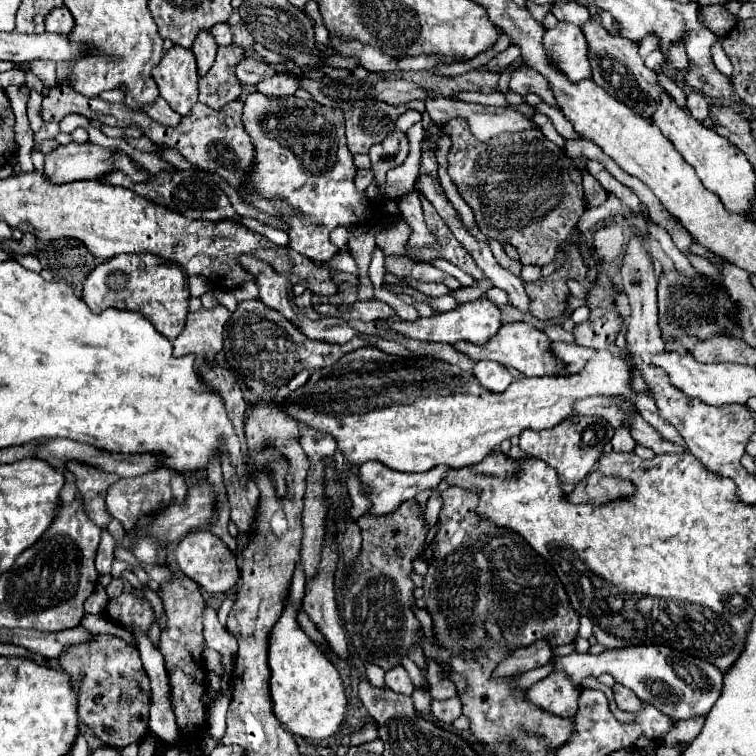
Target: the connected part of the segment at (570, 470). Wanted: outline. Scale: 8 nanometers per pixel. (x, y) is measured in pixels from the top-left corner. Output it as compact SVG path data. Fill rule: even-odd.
M574 415L574 417L566 419L566 423L560 423L558 427L552 427L552 429L544 429L544 431L526 429L526 431L522 431L520 449L526 451L528 457L542 459L552 469L556 469L562 483L574 485L594 469L598 455L602 453L604 445L610 443L612 435L614 435L614 429L604 419Z

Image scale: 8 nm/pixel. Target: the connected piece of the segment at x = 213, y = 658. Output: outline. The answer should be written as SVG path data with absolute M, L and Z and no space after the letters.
M211 648L204 651L204 661L206 661L206 669L218 673L220 677L224 677L224 669L222 669L222 655Z

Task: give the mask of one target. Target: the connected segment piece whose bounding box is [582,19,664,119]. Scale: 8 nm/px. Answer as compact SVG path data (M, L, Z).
M588 19L588 23L582 25L582 31L586 31L584 35L588 41L588 59L594 83L604 87L604 91L614 95L616 99L622 99L622 103L634 107L634 111L648 119L656 111L660 93L664 89L656 85L656 73L646 69L642 57L638 55L638 45L630 39L622 39L620 35L610 33L604 25L596 23L594 19Z

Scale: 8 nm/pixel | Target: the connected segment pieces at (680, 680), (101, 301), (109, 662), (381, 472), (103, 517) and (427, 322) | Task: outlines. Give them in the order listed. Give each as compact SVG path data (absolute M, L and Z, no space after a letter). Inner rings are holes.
M634 645L634 647L620 647L620 649L606 649L600 655L590 653L570 653L566 657L552 659L554 669L566 671L574 683L580 683L588 675L602 675L610 673L618 683L630 687L640 699L654 705L660 713L668 715L670 719L684 721L694 717L706 717L714 703L722 693L722 671L708 661L692 657L688 653L670 649L666 645ZM664 687L670 687L674 693L674 703L666 703L660 693Z
M118 255L118 259L104 261L88 275L82 297L94 313L102 313L110 307L142 313L160 335L174 341L182 333L186 321L190 291L186 285L186 275L178 265L158 259L158 255Z
M94 635L88 643L66 647L60 657L60 667L72 675L72 683L80 687L80 719L94 731L94 735L110 747L126 747L130 743L140 743L148 731L148 679L142 671L142 661L138 659L138 649L114 635Z
M366 461L366 463L360 465L360 471L358 473L360 473L362 483L370 487L370 491L368 491L366 497L374 503L372 513L386 515L386 513L394 513L404 501L414 499L420 491L436 489L446 479L448 469L450 467L434 467L434 469L424 471L424 473L402 473L402 471L394 471L394 469L386 467L384 463L378 463L378 461Z
M68 463L68 469L76 477L76 487L82 495L86 513L100 529L106 529L112 517L106 511L104 497L106 497L106 487L110 487L114 483L114 481L108 481L108 477L112 477L112 475L98 471L96 467L86 467L82 463Z
M478 299L472 303L462 303L454 311L438 313L434 317L424 317L414 321L396 321L392 323L392 329L418 341L434 341L434 343L450 343L450 345L456 341L470 341L470 343L482 345L486 343L486 339L490 339L490 335L494 335L494 331L498 331L500 325L502 323L500 323L498 307L488 299Z

